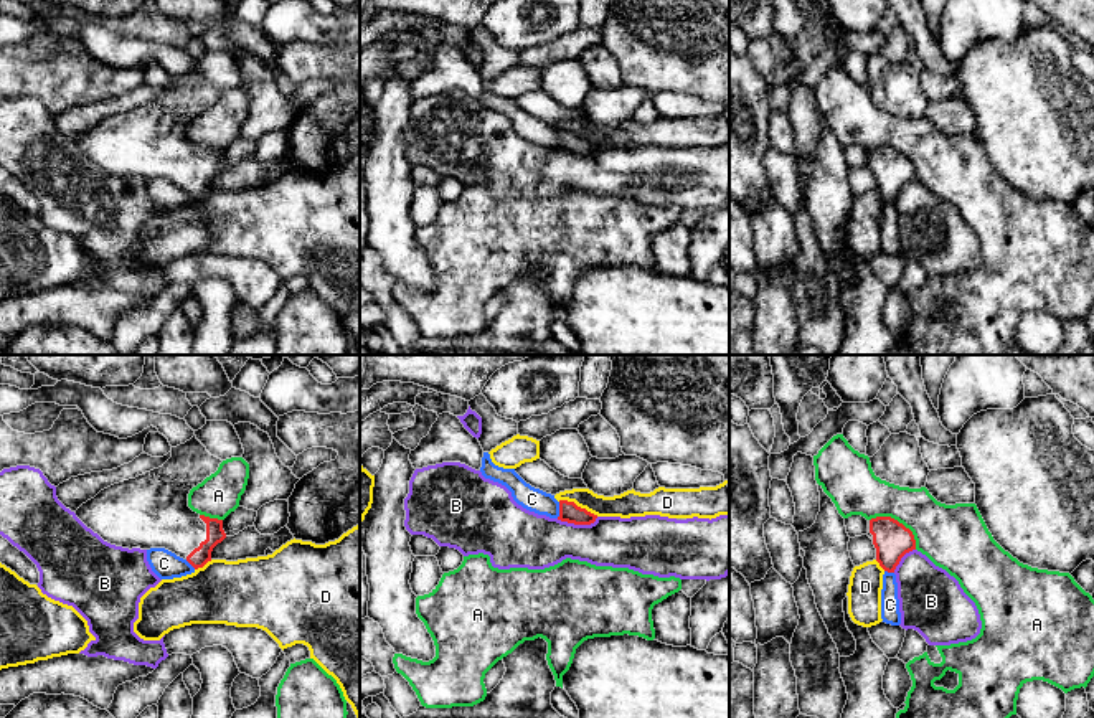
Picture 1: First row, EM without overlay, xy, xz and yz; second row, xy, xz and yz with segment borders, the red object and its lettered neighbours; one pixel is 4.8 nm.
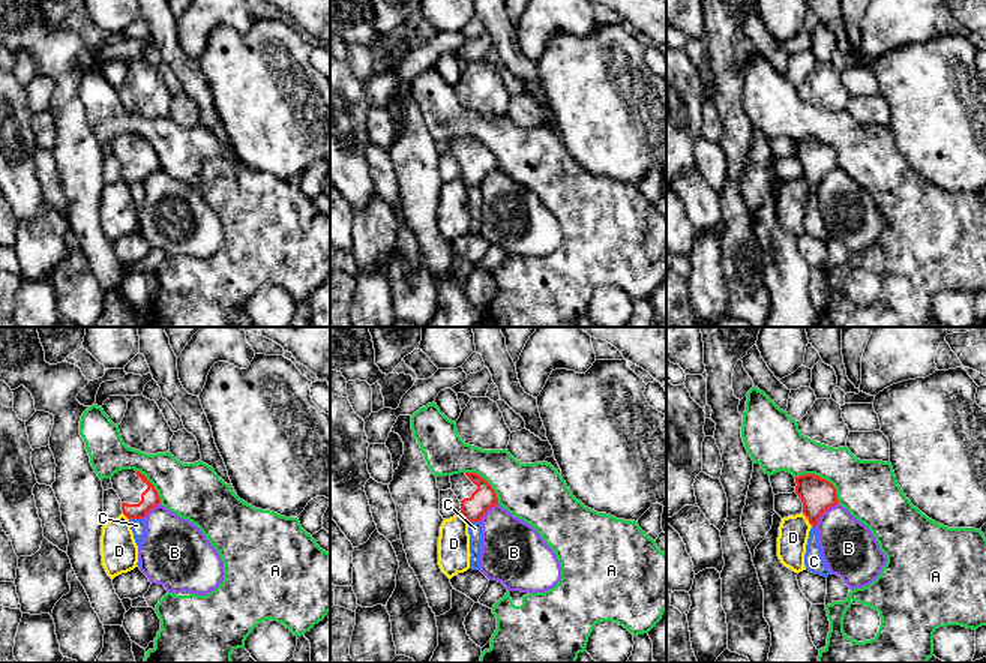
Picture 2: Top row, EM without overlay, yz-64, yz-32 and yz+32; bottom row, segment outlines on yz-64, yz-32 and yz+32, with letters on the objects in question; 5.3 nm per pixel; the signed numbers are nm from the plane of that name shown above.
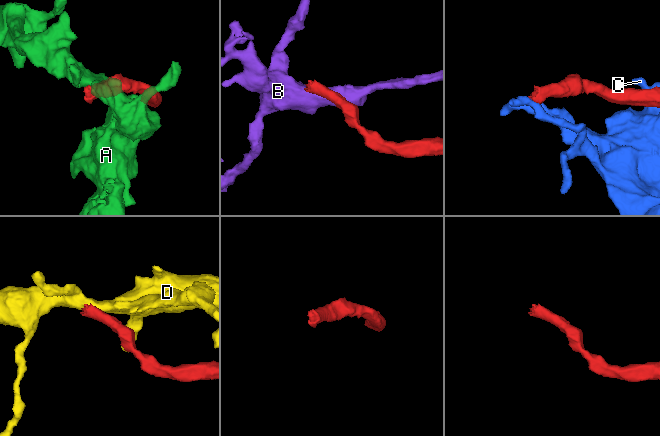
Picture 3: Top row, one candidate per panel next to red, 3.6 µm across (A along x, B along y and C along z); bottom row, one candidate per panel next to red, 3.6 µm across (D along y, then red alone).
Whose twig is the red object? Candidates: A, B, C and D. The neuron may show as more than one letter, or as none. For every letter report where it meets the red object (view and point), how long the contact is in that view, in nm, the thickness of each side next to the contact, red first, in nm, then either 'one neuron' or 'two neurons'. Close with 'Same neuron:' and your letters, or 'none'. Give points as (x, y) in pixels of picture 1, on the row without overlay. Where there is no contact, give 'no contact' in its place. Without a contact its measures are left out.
A: contact yz (898, 152); length 280 nm; calibres 180 and 300 nm; two neurons
B: contact xz (576, 154); length 200 nm; calibres 100 and 280 nm; two neurons
C: contact xz (560, 141); length 80 nm; calibres 100 and 120 nm; two neurons
D: contact xz (576, 136); length 220 nm; calibres 100 and 120 nm; two neurons
Same neuron: none

